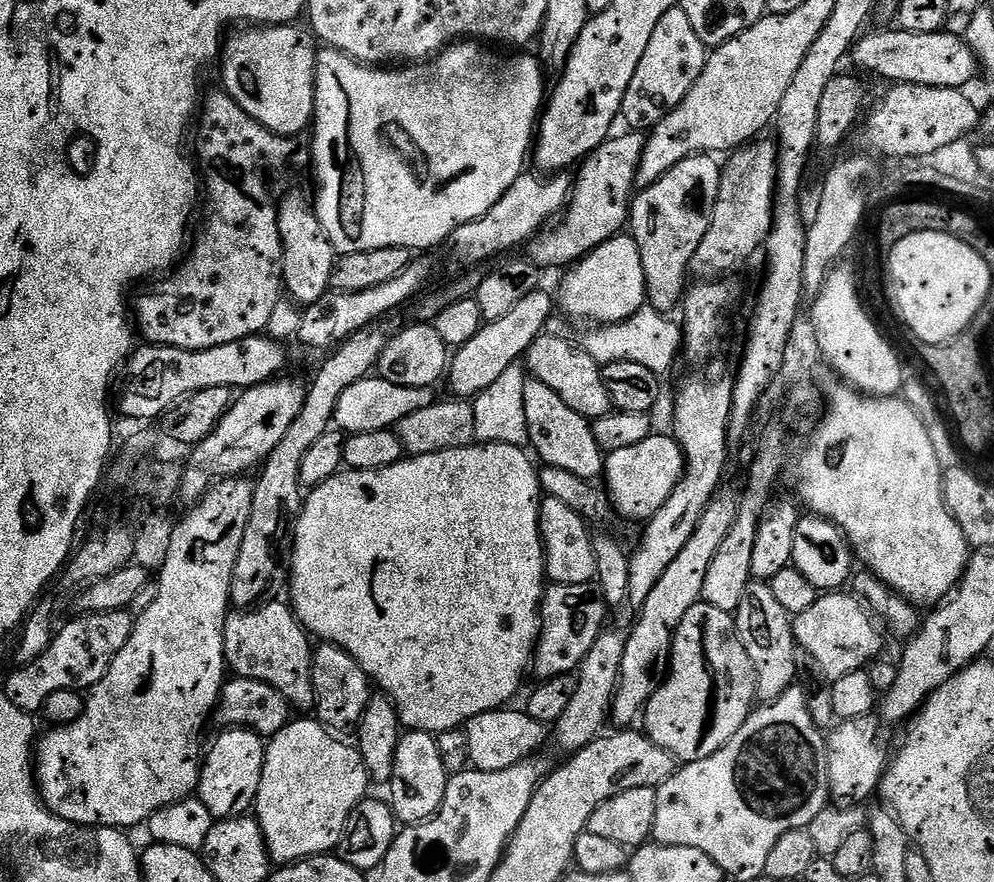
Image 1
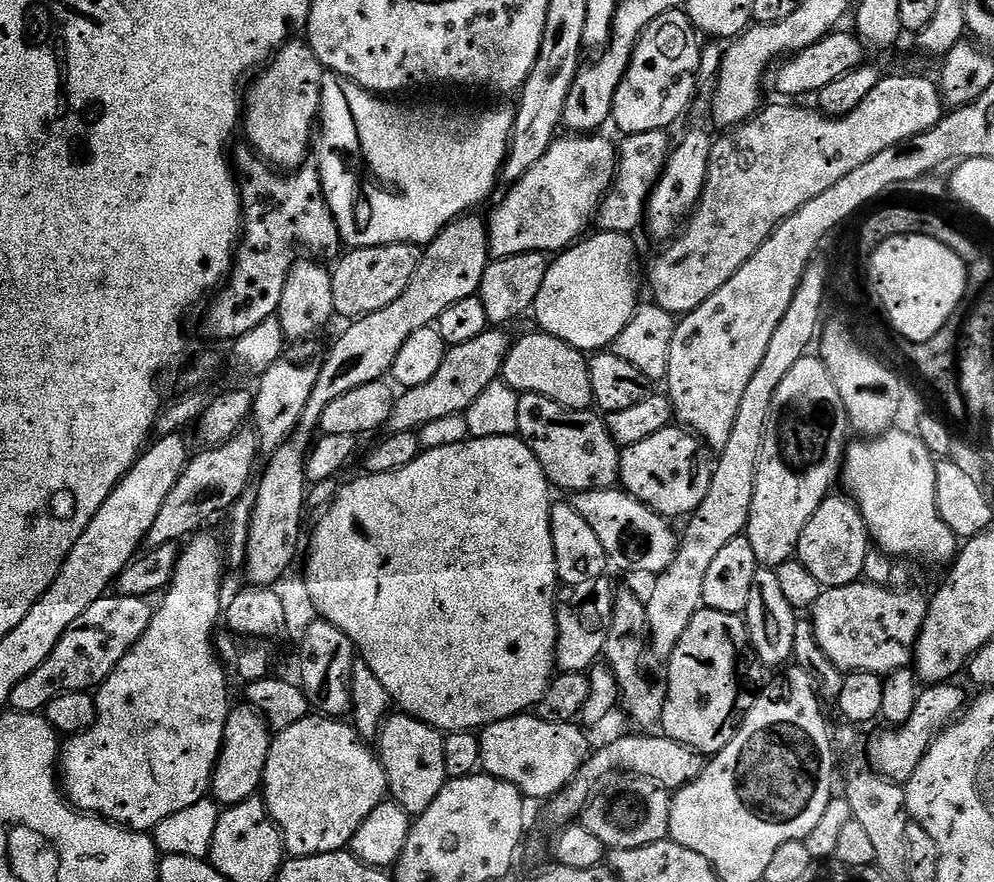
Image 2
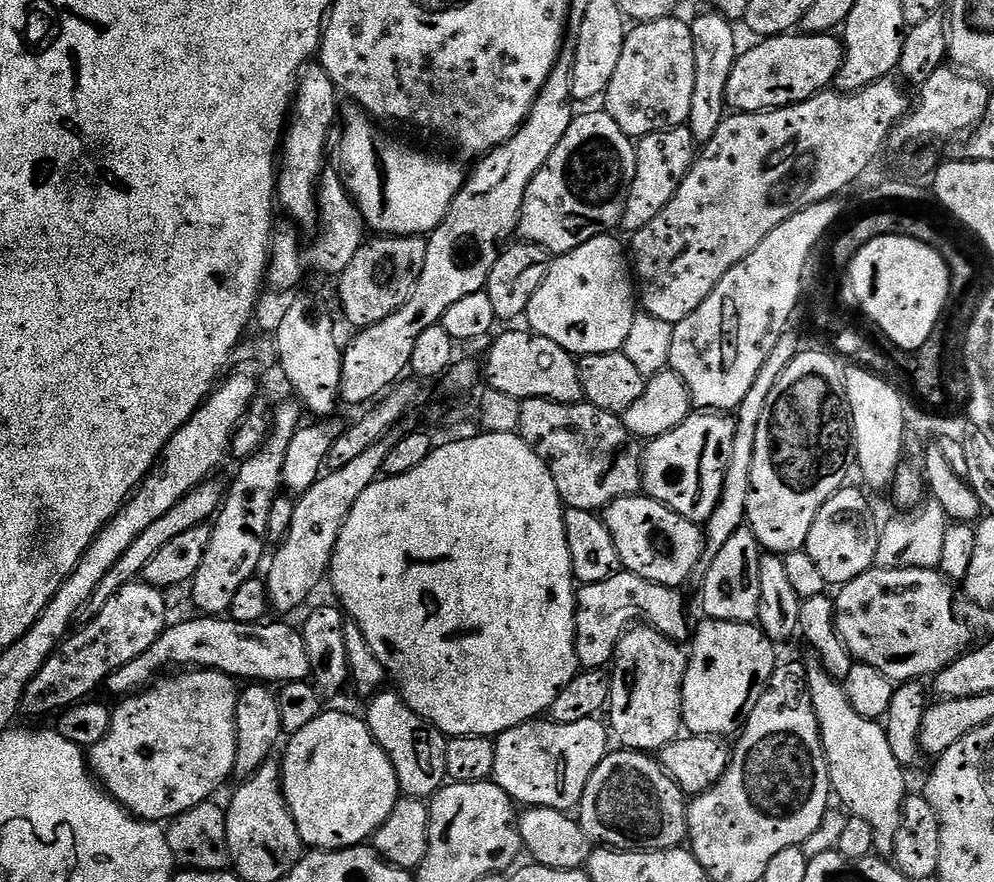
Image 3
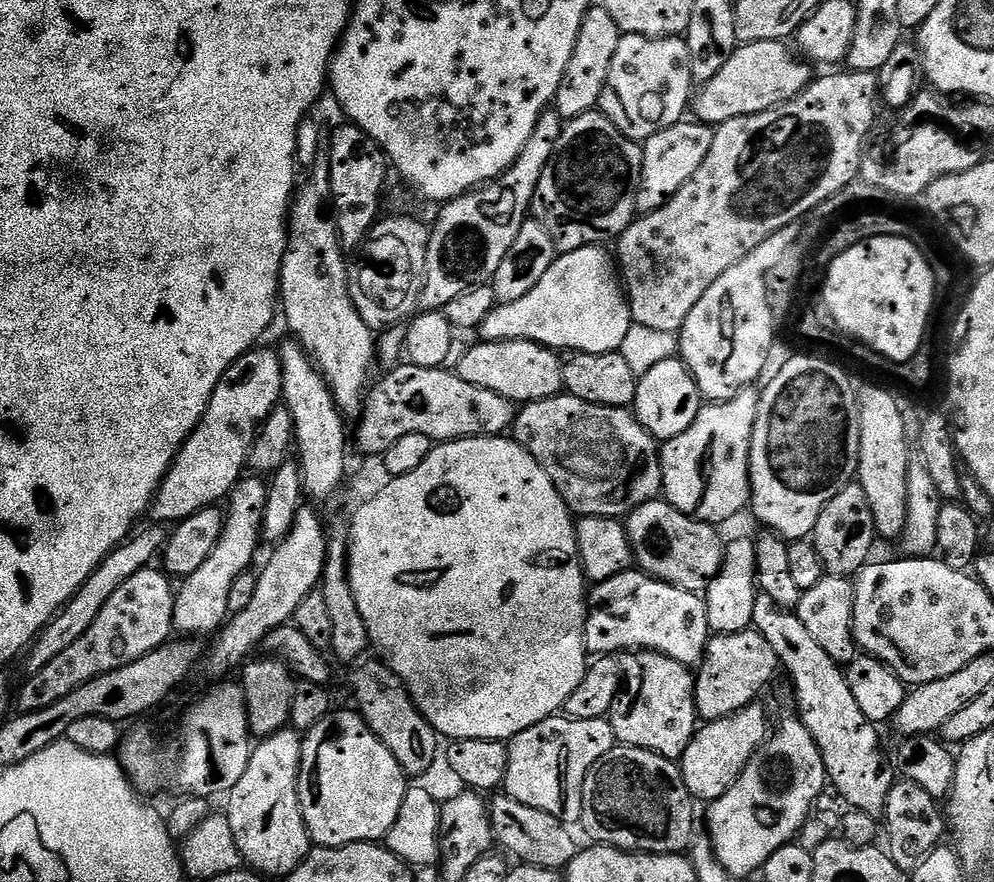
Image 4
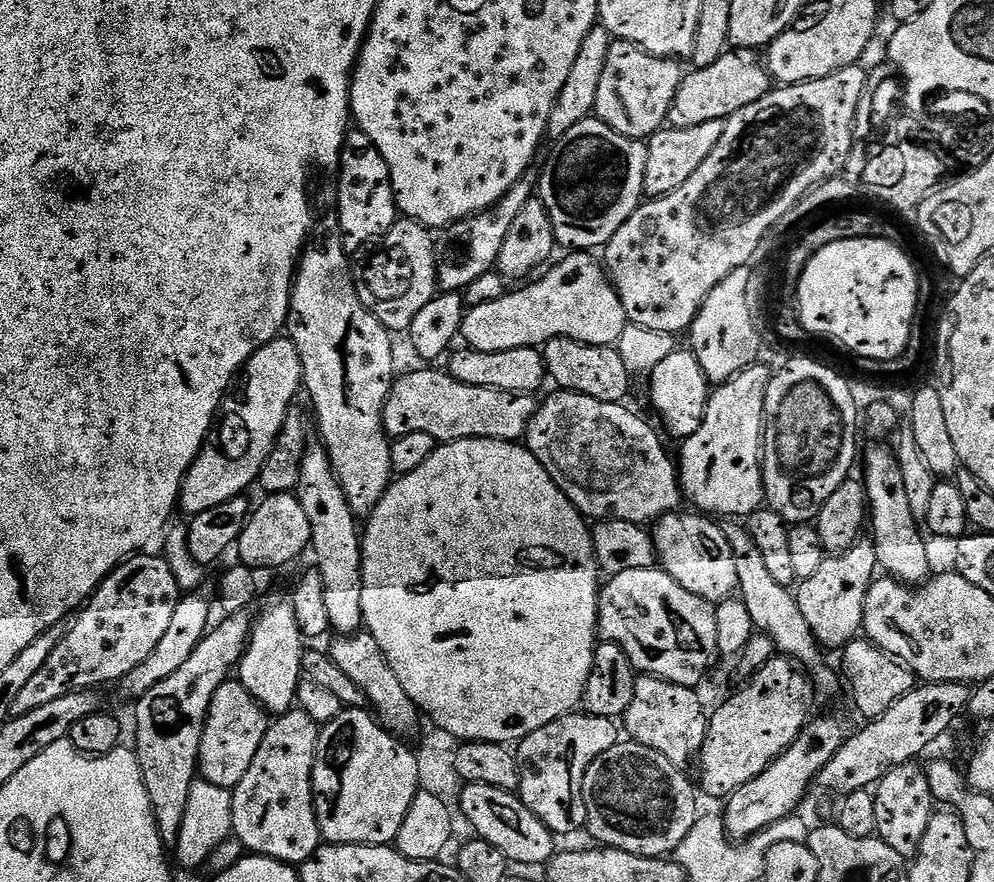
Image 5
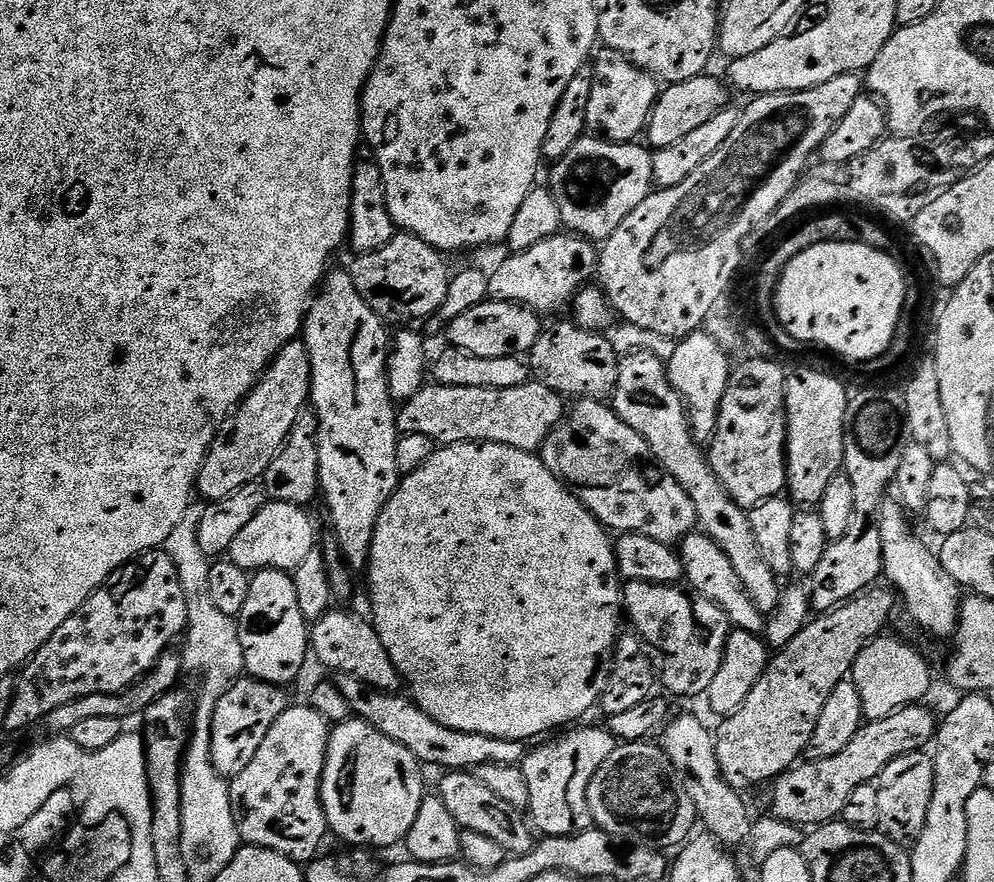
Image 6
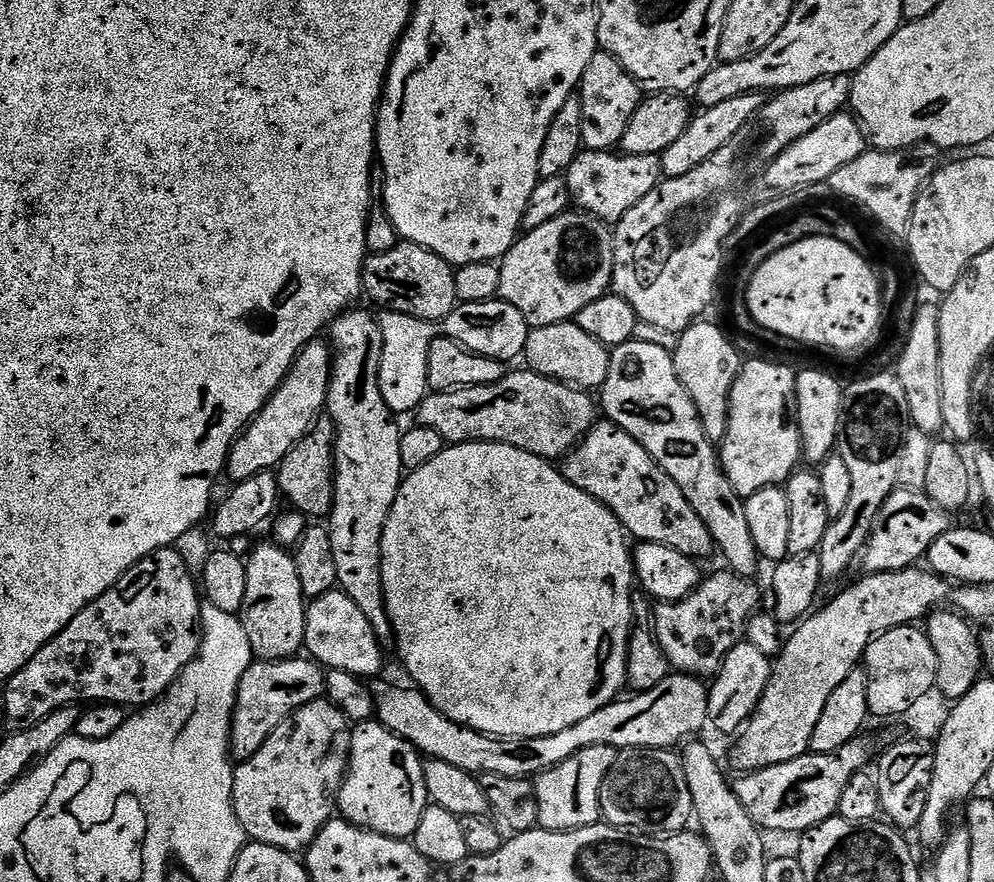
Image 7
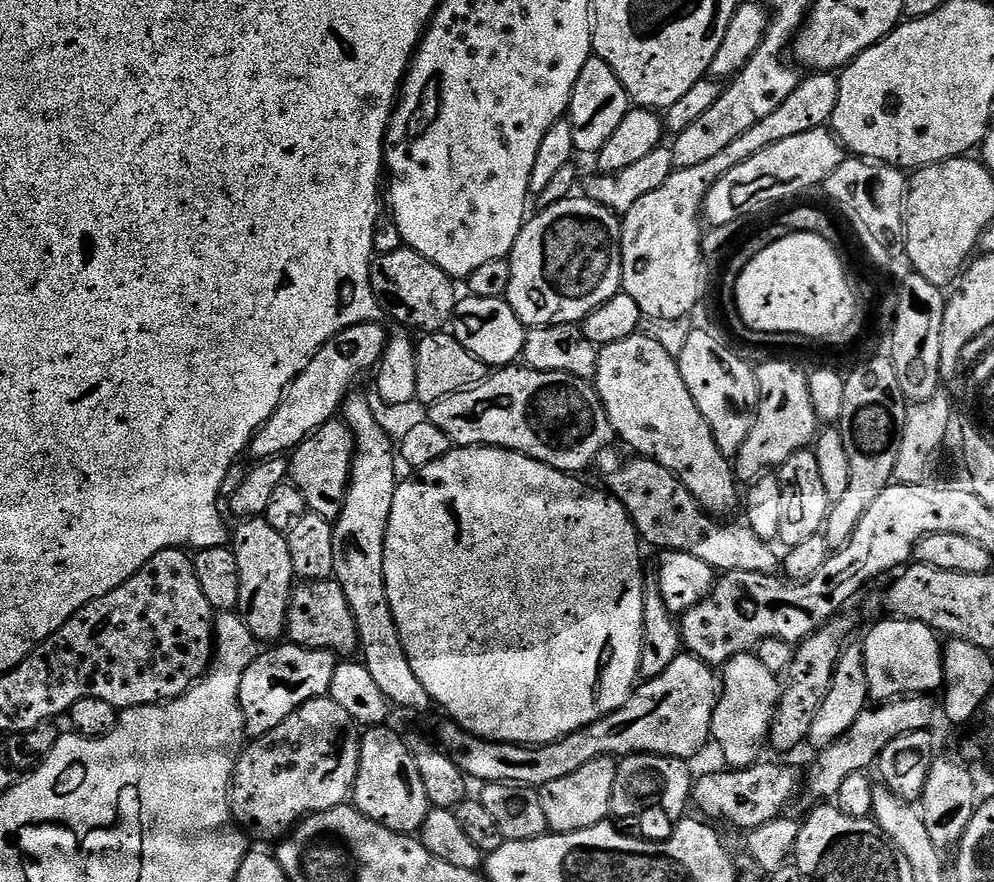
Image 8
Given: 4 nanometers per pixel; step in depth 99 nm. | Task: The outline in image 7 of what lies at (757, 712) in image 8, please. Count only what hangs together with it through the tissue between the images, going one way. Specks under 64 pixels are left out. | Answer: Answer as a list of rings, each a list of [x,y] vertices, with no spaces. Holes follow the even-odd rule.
[[[741,642],[726,654],[720,671],[716,673],[708,690],[708,724],[720,732],[736,734],[743,729],[756,712],[758,702],[766,690],[766,682],[772,673],[773,661],[758,646]]]

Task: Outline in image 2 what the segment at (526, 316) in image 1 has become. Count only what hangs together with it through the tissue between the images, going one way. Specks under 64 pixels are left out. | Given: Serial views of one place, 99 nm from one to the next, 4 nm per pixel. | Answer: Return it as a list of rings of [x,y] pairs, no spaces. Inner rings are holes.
[[[489,330],[478,334],[478,338],[471,342],[453,344],[447,349],[442,358],[442,366],[438,366],[438,374],[430,378],[422,386],[405,388],[395,397],[393,412],[387,422],[389,433],[416,432],[435,422],[438,418],[446,418],[448,415],[461,415],[468,411],[468,407],[503,373],[504,359],[510,347],[510,339],[504,330]]]

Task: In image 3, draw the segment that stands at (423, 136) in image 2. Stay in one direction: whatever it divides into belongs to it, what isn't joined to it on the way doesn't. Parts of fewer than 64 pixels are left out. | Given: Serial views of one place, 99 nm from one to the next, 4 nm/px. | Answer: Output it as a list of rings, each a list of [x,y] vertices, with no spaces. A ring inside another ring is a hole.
[[[359,106],[343,109],[344,133],[340,136],[340,153],[334,161],[352,201],[356,203],[365,225],[380,236],[424,236],[446,218],[458,190],[464,185],[466,172],[448,160],[427,156],[400,140],[391,140],[375,128],[373,117]]]

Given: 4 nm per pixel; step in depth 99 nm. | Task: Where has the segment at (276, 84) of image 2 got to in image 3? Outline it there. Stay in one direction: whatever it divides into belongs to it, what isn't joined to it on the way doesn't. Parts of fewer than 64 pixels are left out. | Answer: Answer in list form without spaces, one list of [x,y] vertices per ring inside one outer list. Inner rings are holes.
[[[312,62],[305,67],[298,80],[294,97],[294,111],[290,123],[282,137],[282,151],[278,156],[276,174],[276,194],[278,204],[292,220],[297,220],[302,227],[308,228],[318,220],[318,185],[320,173],[326,167],[324,151],[328,148],[328,135],[332,132],[332,123],[337,123],[336,83],[326,74],[319,62]]]

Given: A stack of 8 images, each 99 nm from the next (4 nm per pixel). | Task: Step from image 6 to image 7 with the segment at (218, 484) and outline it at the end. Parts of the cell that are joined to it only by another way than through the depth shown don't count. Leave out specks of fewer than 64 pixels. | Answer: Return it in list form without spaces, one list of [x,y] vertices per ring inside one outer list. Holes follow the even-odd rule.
[[[323,339],[311,340],[297,356],[286,378],[274,390],[274,394],[262,406],[262,410],[237,436],[228,452],[226,476],[229,481],[239,482],[259,472],[271,472],[290,454],[316,417],[325,411],[328,403],[328,383],[332,377],[333,351]]]

